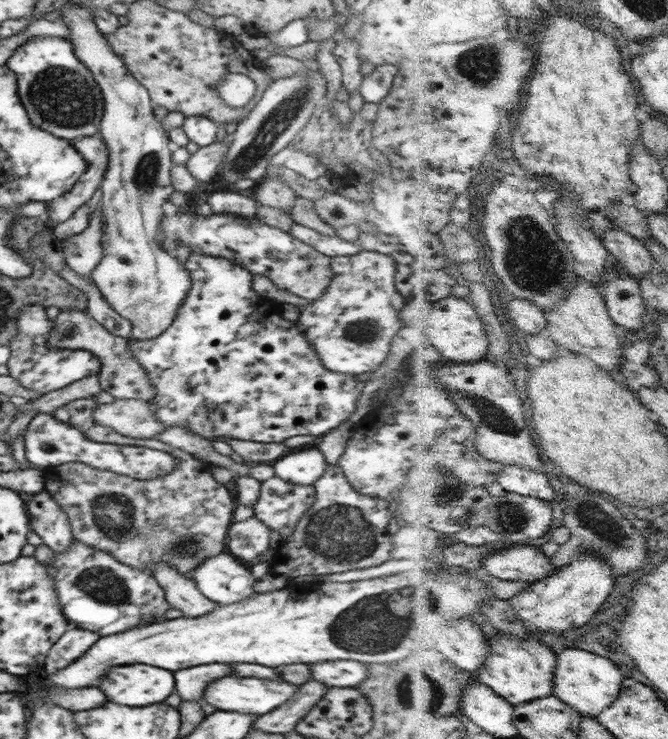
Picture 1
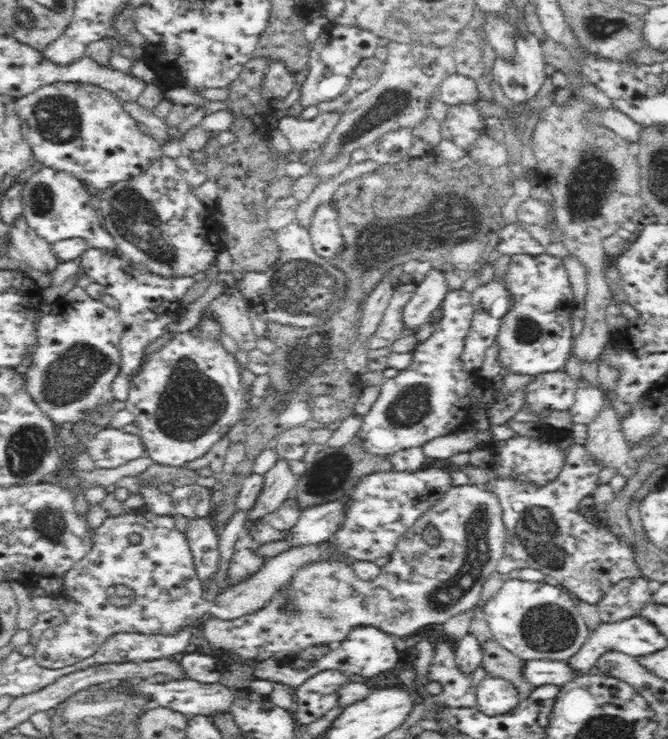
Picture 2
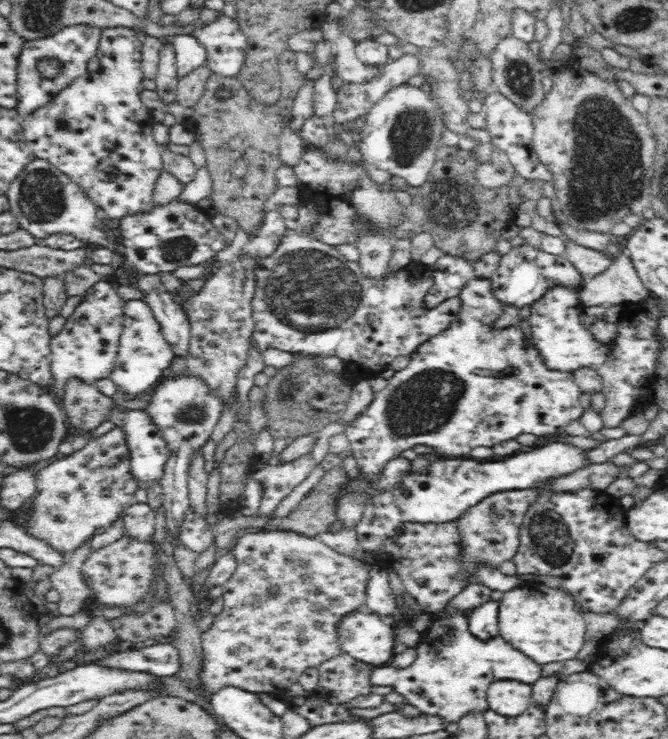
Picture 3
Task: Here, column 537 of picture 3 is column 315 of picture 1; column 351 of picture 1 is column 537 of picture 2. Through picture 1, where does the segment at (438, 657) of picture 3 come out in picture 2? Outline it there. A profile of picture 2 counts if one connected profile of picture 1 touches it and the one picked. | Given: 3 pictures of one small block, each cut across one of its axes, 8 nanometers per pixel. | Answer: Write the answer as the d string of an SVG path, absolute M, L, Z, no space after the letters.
M540 659L539 661L525 661L522 674L526 682L533 688L552 684L559 688L572 682L578 674L575 674L567 661Z

